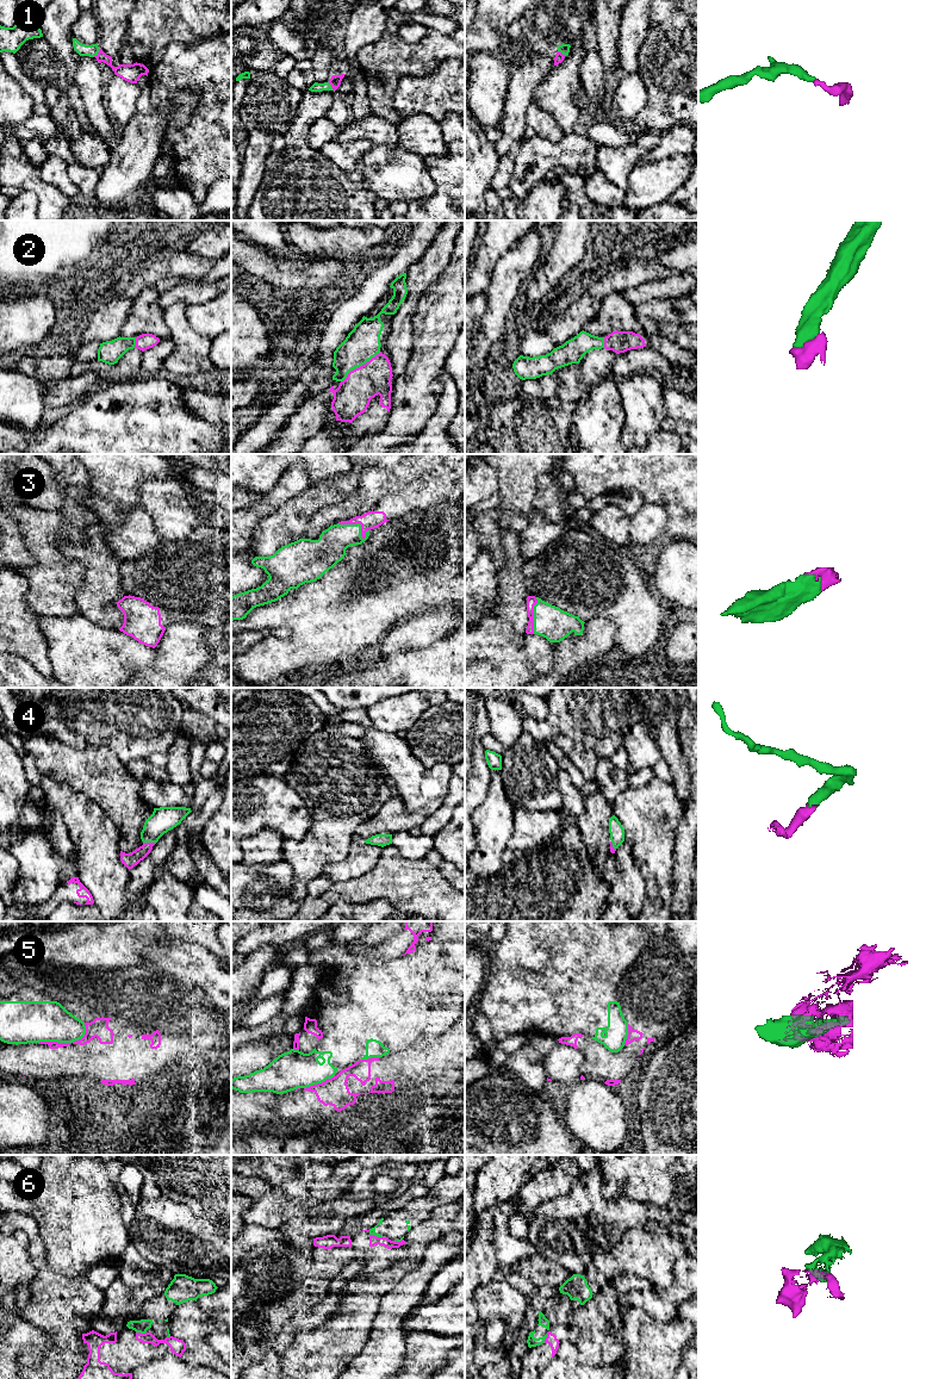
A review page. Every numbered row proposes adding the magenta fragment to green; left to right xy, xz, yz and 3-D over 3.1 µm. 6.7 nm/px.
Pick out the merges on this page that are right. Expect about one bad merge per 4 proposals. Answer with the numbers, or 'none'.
1, 2, 3, 4

